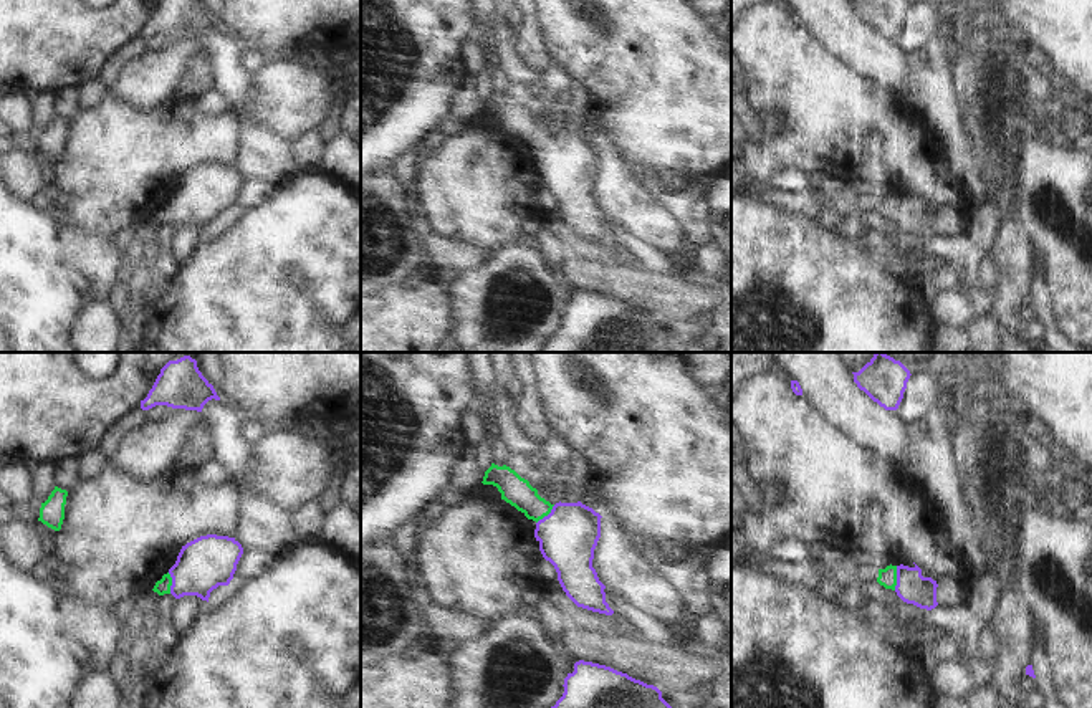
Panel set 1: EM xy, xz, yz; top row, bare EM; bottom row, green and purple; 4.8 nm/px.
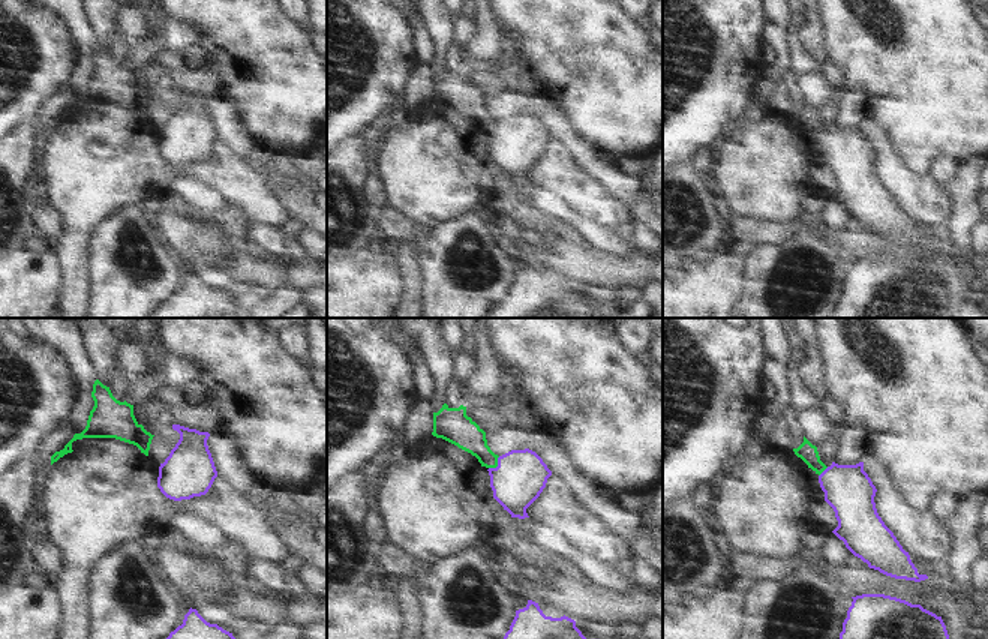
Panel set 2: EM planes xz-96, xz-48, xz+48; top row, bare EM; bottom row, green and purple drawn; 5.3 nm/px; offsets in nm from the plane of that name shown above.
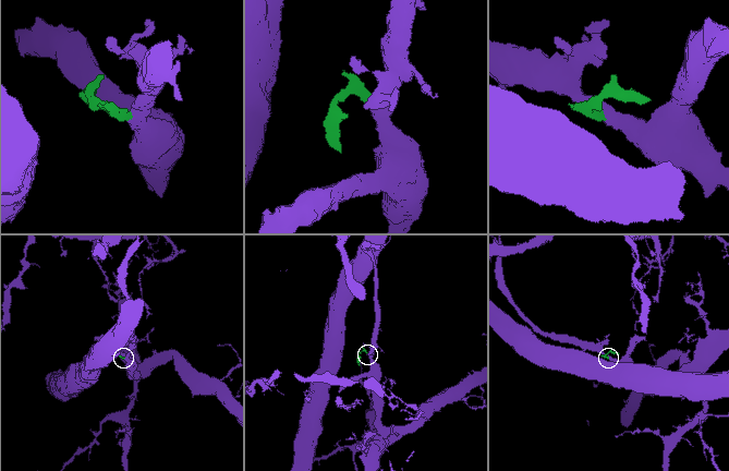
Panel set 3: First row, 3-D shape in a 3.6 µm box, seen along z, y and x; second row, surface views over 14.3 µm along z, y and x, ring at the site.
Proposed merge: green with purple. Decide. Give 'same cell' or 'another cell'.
same cell

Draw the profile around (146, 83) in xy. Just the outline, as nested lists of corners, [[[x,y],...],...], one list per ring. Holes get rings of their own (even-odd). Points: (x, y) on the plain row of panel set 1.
[[[180,40],[160,51],[146,51],[117,71],[111,89],[137,111],[154,111],[172,96],[187,61],[200,50],[200,41]]]

